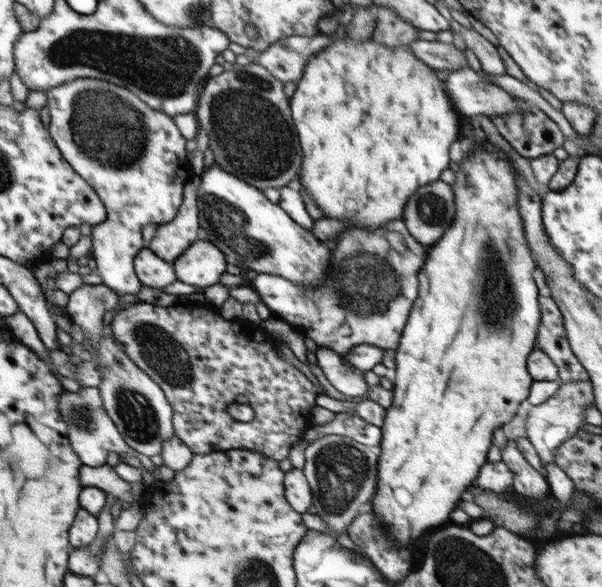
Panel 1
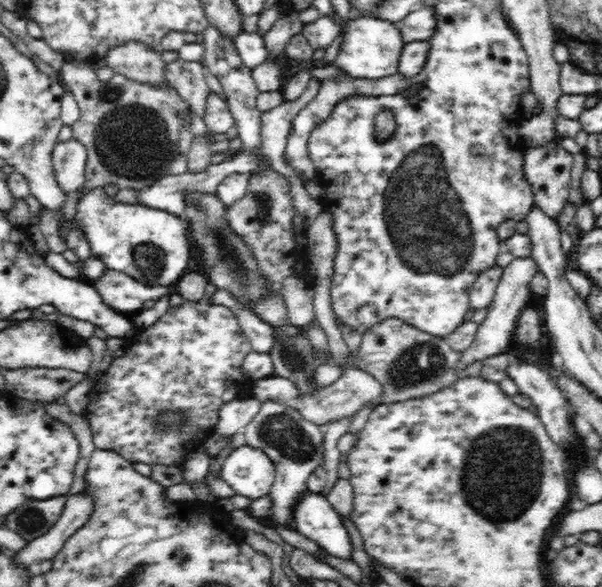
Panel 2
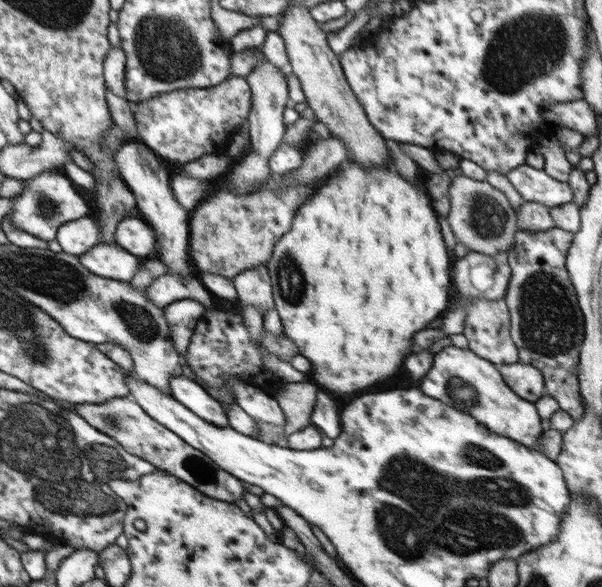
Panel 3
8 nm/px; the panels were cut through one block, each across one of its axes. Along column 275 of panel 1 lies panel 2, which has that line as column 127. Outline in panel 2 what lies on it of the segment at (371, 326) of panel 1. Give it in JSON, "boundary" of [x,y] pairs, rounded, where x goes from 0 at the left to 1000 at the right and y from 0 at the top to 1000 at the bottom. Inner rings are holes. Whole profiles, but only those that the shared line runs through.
{"boundary":[[[176,458],[173,467],[153,480],[153,489],[166,499],[179,523],[208,538],[223,538],[236,530],[243,511],[261,513],[282,503],[286,491],[272,487],[243,487],[213,470],[213,465]]]}

